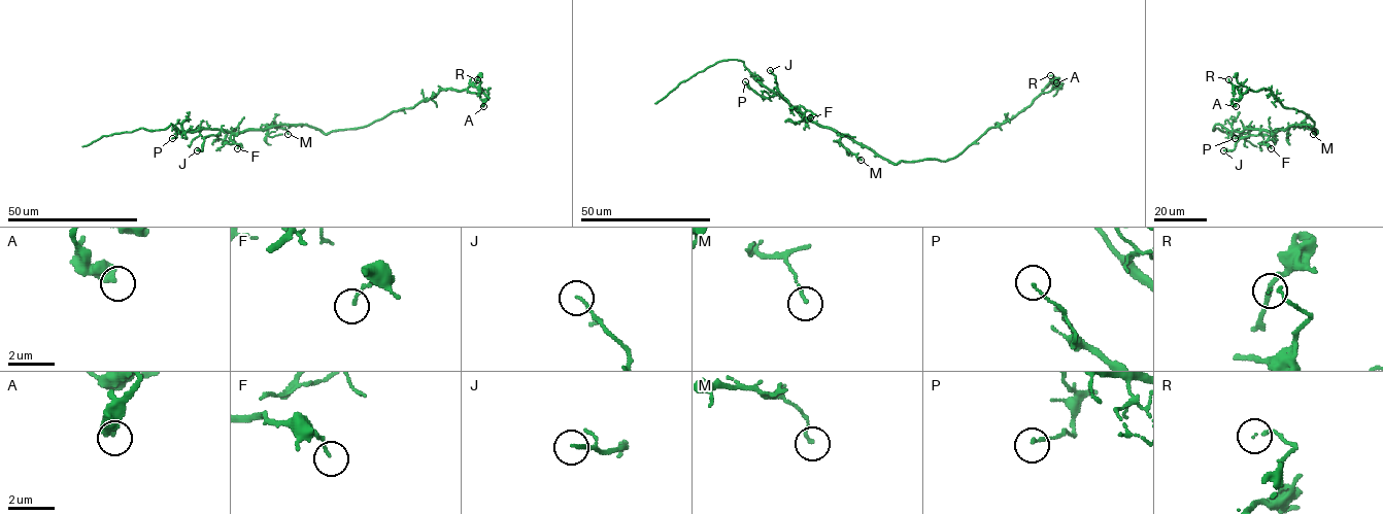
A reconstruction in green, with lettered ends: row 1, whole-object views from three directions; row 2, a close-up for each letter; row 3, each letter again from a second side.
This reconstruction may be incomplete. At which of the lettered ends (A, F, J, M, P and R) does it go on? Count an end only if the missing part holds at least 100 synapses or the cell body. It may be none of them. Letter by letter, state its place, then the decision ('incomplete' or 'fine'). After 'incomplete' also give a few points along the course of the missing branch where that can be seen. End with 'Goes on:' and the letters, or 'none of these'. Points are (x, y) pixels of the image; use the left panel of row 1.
A: (483, 106) | fine
F: (237, 148) | fine
J: (197, 150) | fine
M: (288, 134) | fine
P: (172, 138) | fine
R: (477, 79) | fine
Goes on: none of these

